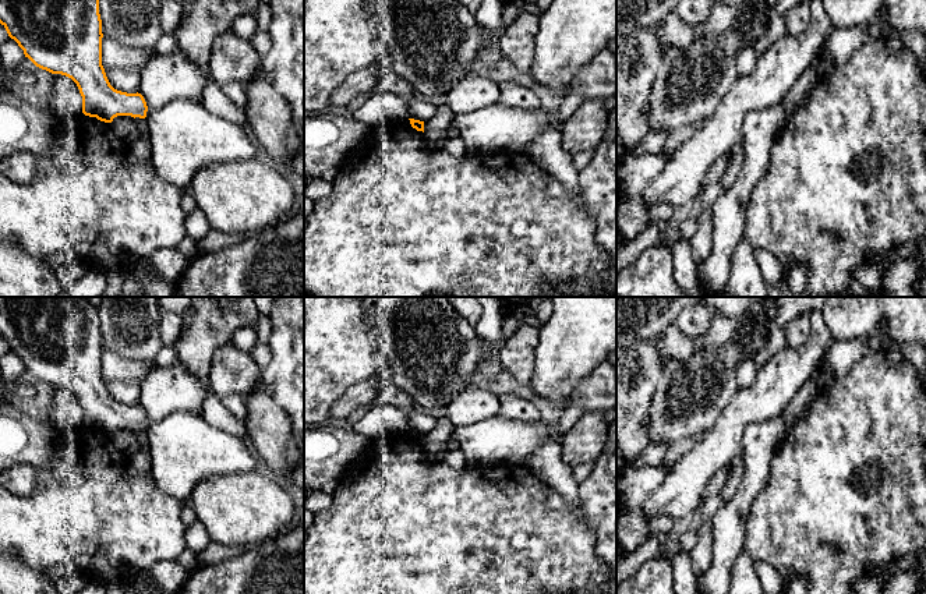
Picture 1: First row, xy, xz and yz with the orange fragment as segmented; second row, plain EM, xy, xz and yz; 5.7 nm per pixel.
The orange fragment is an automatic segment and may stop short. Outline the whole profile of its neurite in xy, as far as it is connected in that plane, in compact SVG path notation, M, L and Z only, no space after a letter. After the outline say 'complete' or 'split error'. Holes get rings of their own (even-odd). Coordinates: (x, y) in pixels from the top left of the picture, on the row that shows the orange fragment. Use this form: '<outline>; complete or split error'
M0 0L0 24L36 67L52 74L71 78L82 96L82 113L100 121L112 123L117 116L144 119L152 144L152 163L158 176L183 191L190 191L195 173L211 163L250 160L257 156L258 146L241 127L205 110L201 100L176 99L160 109L149 109L141 93L114 89L102 66L102 20L99 0Z; split error

